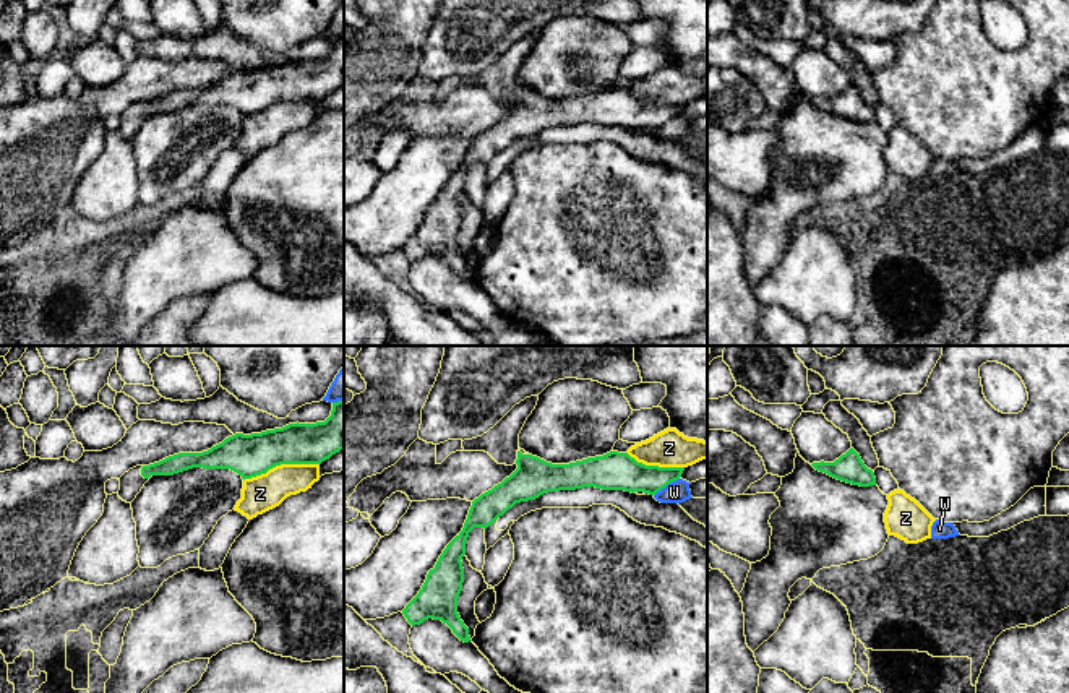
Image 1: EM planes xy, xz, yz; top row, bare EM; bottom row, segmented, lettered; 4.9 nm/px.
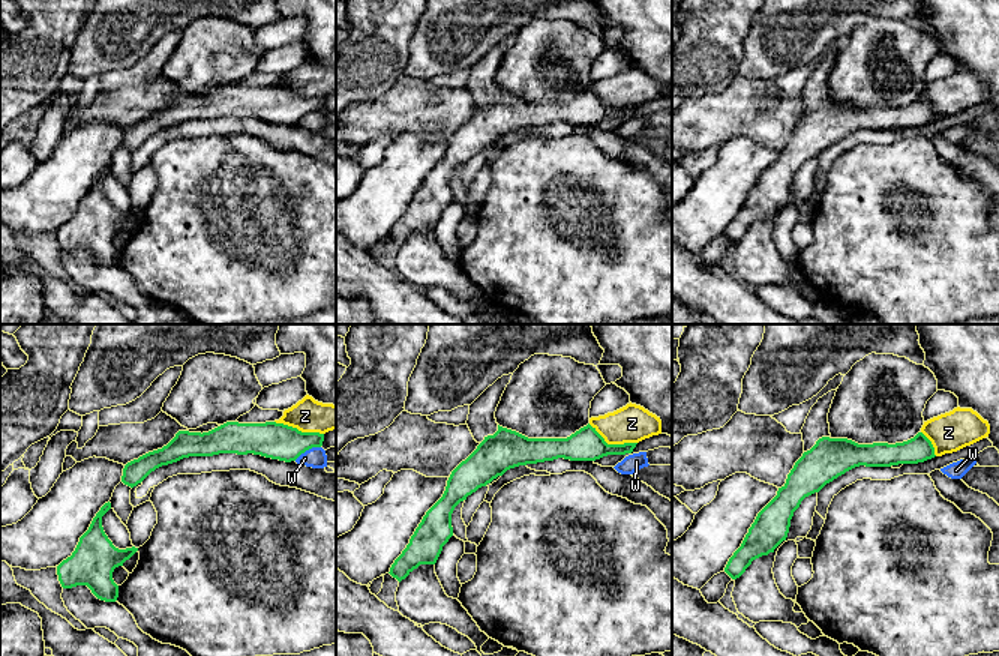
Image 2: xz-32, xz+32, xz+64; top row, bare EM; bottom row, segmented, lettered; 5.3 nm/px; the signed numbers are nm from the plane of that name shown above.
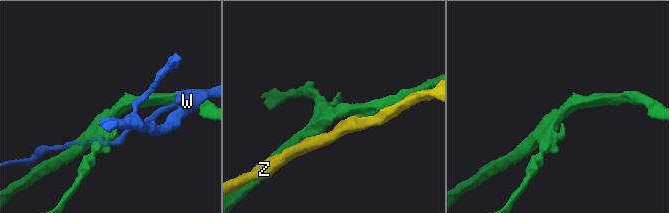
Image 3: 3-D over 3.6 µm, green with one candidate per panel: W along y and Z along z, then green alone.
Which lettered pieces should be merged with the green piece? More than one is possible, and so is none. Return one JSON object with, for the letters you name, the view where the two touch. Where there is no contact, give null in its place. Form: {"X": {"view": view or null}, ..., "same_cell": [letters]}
{"same_cell": []}

